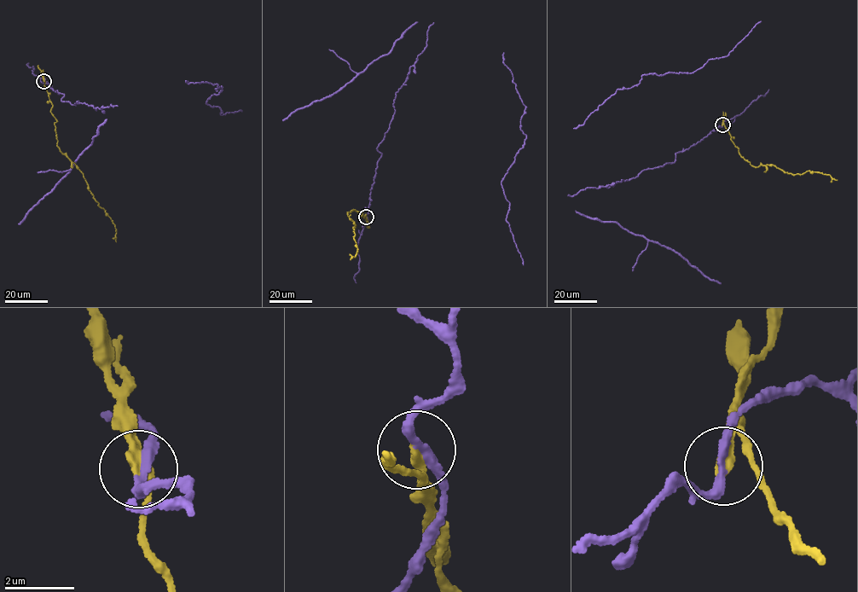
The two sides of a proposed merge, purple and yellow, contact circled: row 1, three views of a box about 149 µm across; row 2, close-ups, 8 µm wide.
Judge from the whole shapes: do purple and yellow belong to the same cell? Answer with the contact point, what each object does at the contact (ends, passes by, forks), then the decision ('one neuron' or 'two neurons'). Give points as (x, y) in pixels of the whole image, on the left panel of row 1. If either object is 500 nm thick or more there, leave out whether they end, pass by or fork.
at (43, 81); purple passes by; yellow ends there; two neurons

